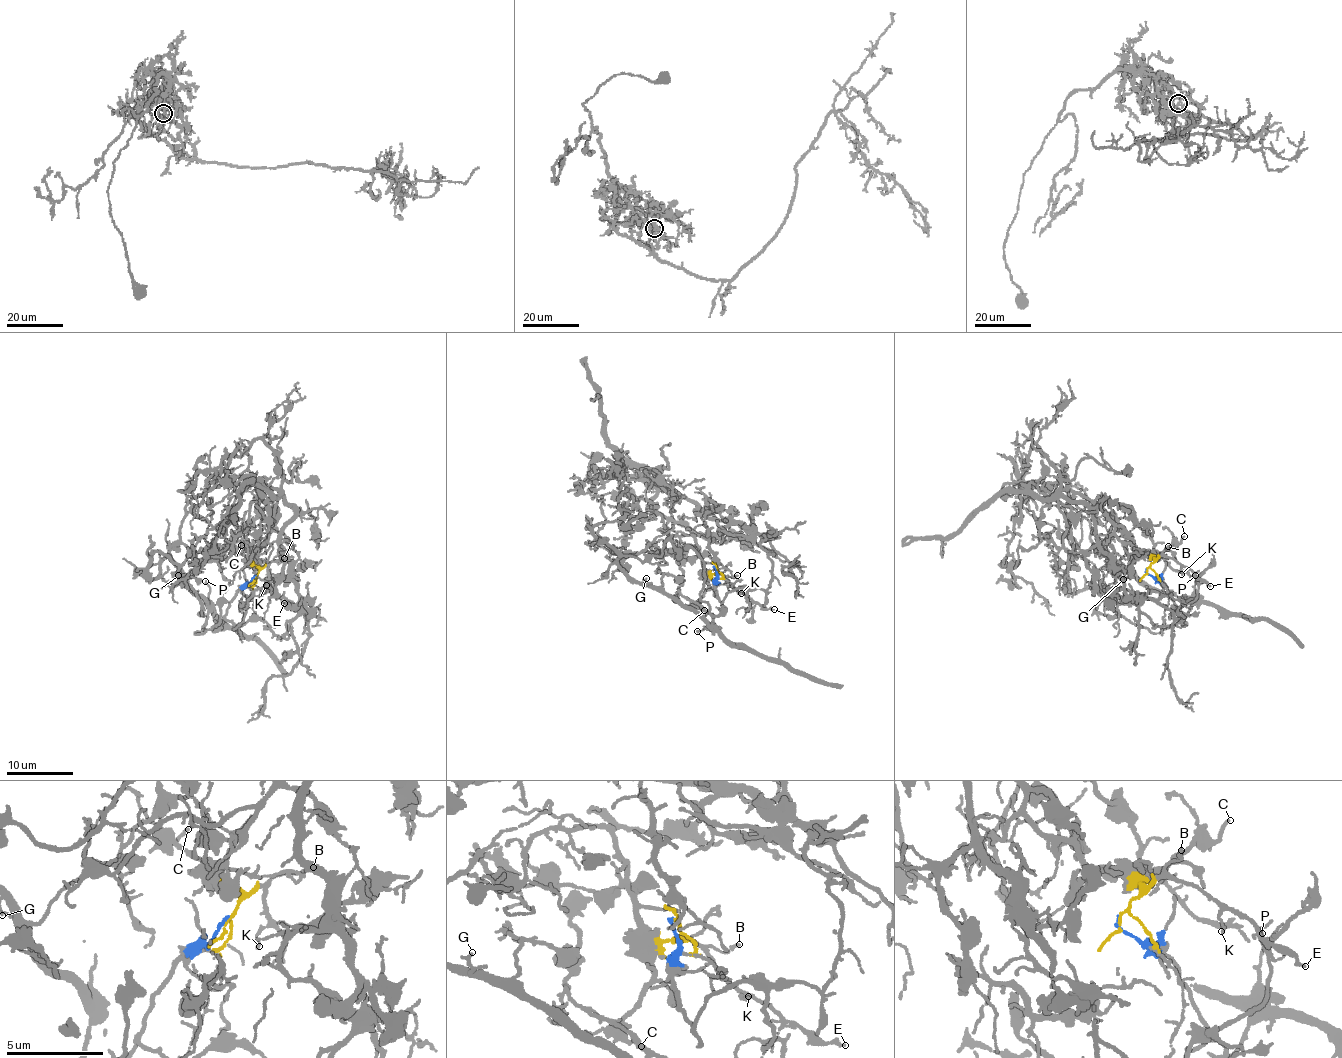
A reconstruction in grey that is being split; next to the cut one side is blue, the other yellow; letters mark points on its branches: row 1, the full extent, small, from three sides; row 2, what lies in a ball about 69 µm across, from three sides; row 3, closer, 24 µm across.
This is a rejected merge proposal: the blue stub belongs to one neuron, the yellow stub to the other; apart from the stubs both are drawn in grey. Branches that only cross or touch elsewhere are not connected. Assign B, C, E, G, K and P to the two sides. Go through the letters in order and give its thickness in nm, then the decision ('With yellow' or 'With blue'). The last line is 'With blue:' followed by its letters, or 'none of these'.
B: Thickness 140 nm. With yellow
C: Thickness 170 nm. With yellow
E: Thickness 180 nm. With yellow
G: Thickness 120 nm. With blue
K: Thickness 140 nm. With yellow
P: Thickness 150 nm. With blue
With blue: G, P

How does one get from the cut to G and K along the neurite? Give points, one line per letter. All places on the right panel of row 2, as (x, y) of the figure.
G: (1146, 571), (1163, 580), (1186, 623), (1190, 602), (1170, 591), (1160, 592), (1132, 572), (1123, 579)
K: (1147, 571), (1157, 558), (1165, 556), (1180, 564), (1181, 574)

